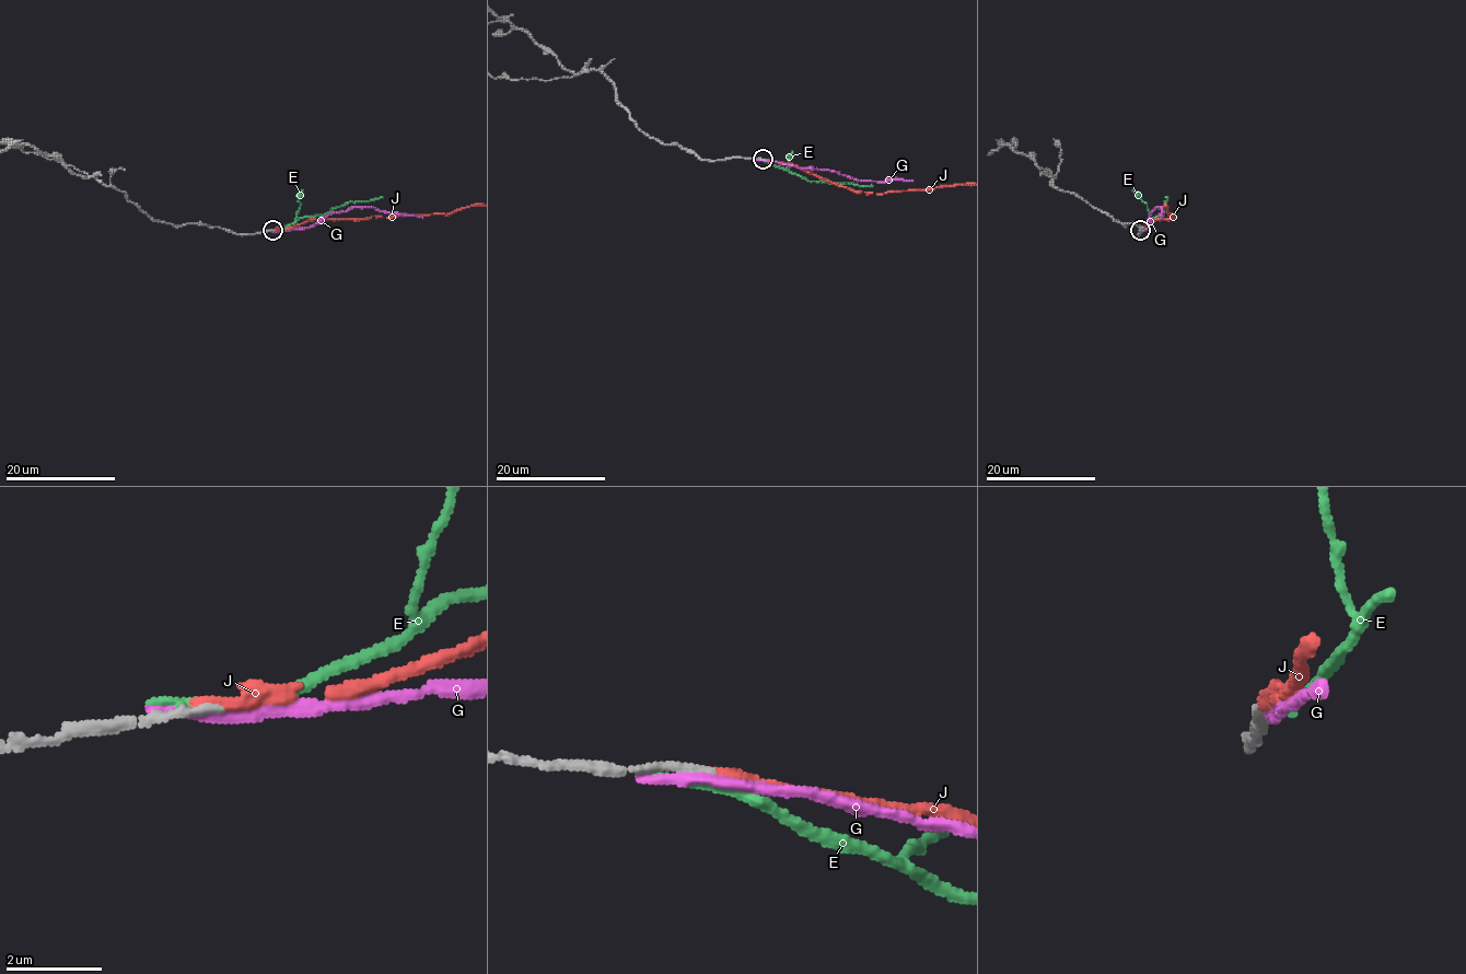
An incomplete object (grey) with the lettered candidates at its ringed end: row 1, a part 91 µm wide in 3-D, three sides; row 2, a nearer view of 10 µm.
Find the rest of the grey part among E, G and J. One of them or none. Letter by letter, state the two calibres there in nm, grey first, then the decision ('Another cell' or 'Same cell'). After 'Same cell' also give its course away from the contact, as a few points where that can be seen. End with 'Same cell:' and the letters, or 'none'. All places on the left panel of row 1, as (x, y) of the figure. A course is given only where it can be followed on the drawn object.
E: Thickness 220 nm (grey) against 260 nm. Another cell
G: Thickness 240 nm (grey) against 280 nm. Another cell
J: Thickness 200 nm (grey) against 240 nm. Same cell
Same cell: J

